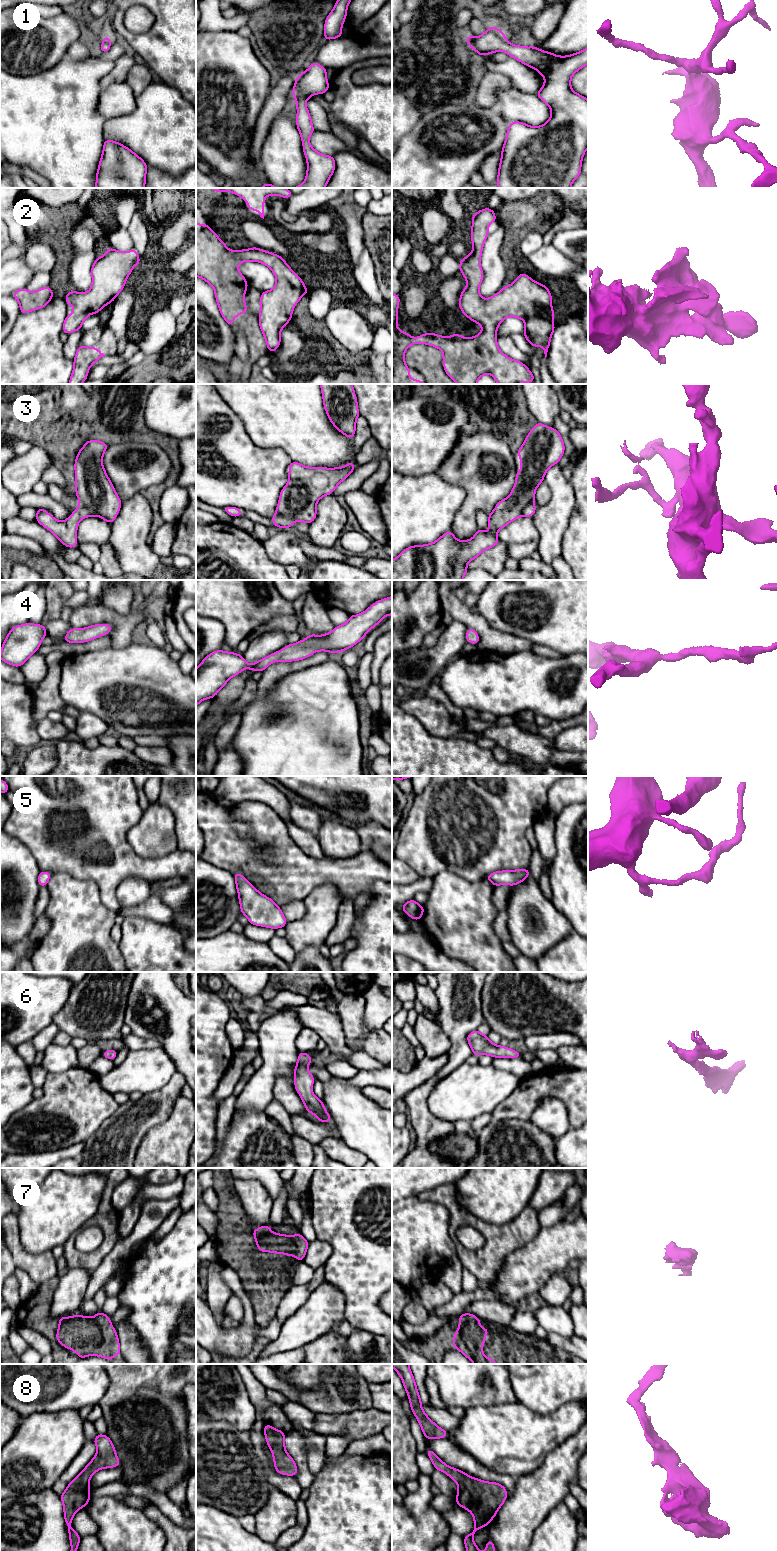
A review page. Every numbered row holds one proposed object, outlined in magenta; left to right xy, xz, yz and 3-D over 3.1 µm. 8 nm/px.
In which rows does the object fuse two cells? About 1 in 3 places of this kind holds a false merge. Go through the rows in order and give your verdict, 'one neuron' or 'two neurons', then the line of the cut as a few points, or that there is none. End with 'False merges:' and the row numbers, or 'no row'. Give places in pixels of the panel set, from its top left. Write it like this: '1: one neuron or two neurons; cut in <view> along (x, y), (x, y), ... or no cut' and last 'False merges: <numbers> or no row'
1: one neuron; no cut
2: one neuron; no cut
3: one neuron; no cut
4: one neuron; no cut
5: one neuron; no cut
6: one neuron; no cut
7: one neuron; no cut
8: one neuron; no cut
False merges: no row

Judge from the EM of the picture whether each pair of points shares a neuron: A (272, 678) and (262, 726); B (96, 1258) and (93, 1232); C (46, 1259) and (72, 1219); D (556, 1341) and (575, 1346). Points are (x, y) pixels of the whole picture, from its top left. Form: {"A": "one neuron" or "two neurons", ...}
{"A": "two neurons", "B": "two neurons", "C": "two neurons", "D": "one neuron"}

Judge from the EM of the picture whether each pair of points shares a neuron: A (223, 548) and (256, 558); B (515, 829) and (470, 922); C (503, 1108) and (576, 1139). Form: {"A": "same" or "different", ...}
{"A": "same", "B": "different", "C": "different"}

